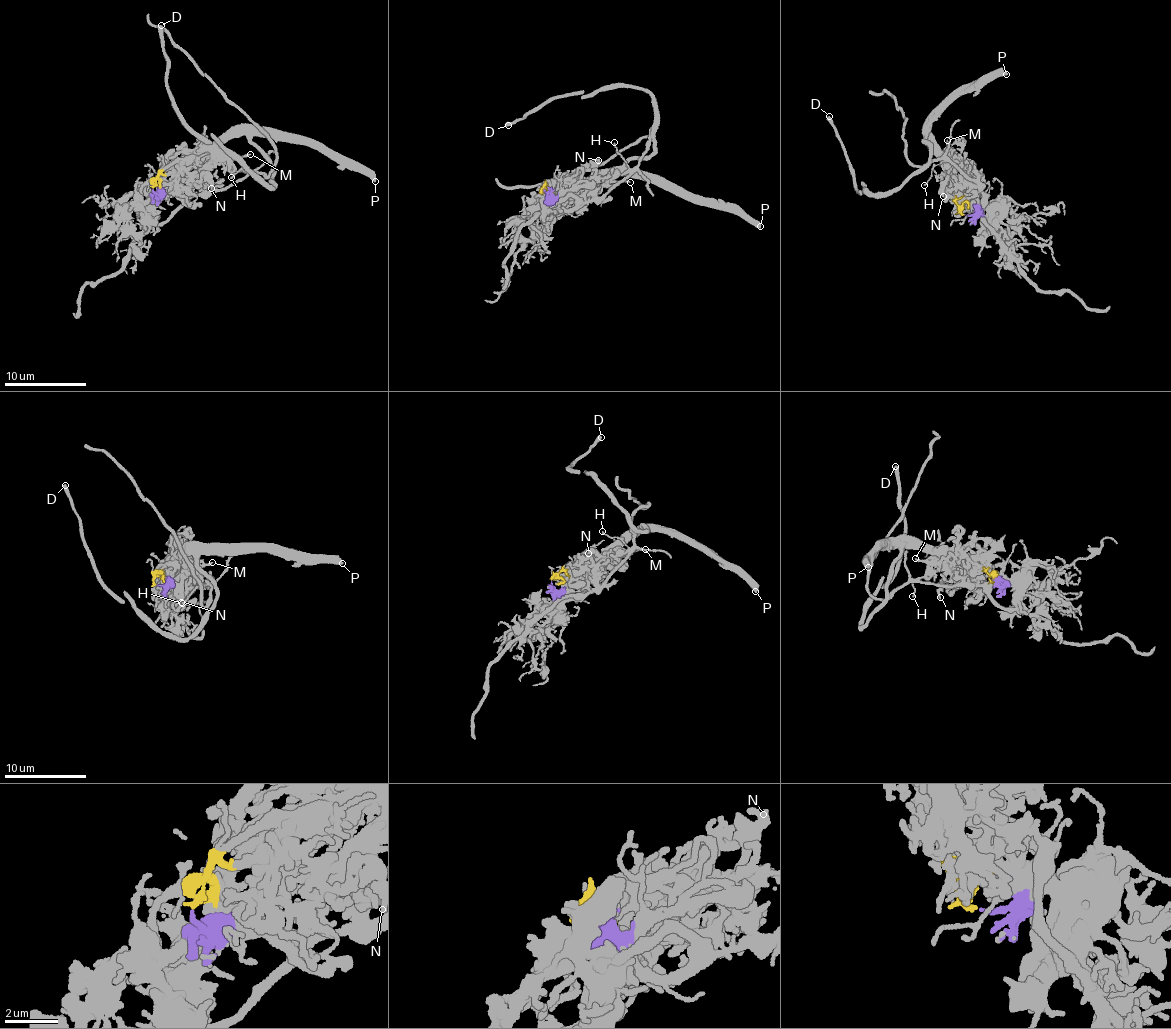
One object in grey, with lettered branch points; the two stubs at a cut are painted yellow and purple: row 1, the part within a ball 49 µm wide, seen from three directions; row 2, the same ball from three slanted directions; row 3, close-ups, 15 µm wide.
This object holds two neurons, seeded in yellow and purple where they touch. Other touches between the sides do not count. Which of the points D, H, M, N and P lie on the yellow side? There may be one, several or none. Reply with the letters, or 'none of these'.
D, M, N, P

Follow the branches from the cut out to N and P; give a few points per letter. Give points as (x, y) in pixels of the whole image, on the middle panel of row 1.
N: (543, 189), (557, 188), (565, 181), (571, 182), (595, 158), (598, 160)
P: (543, 189), (579, 187), (616, 172), (658, 176), (761, 226)

